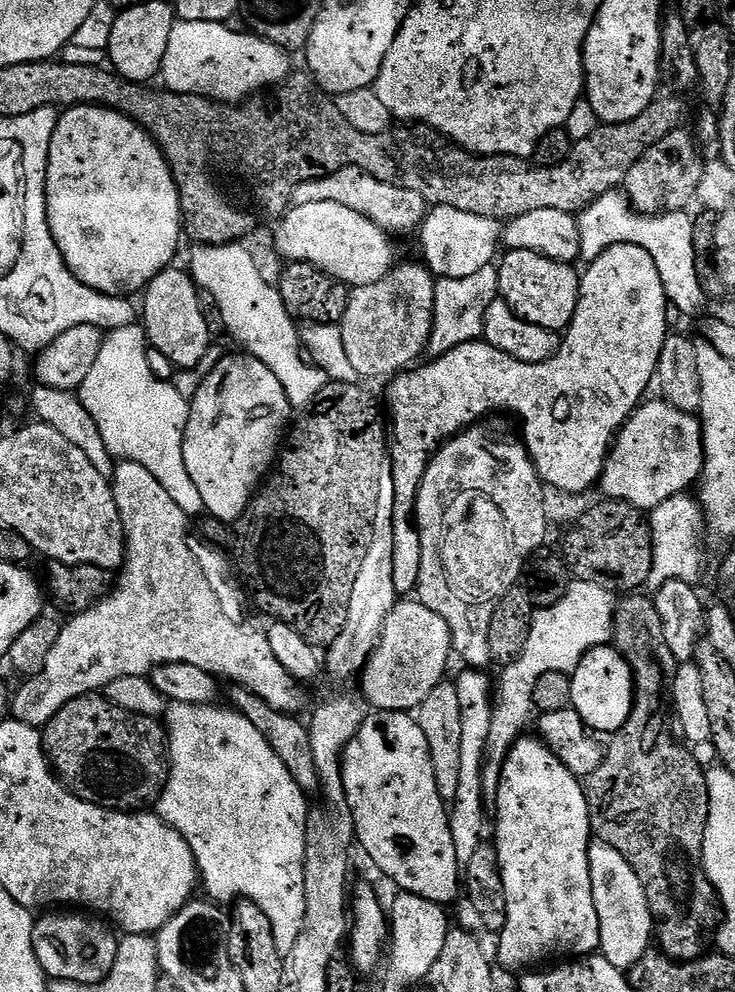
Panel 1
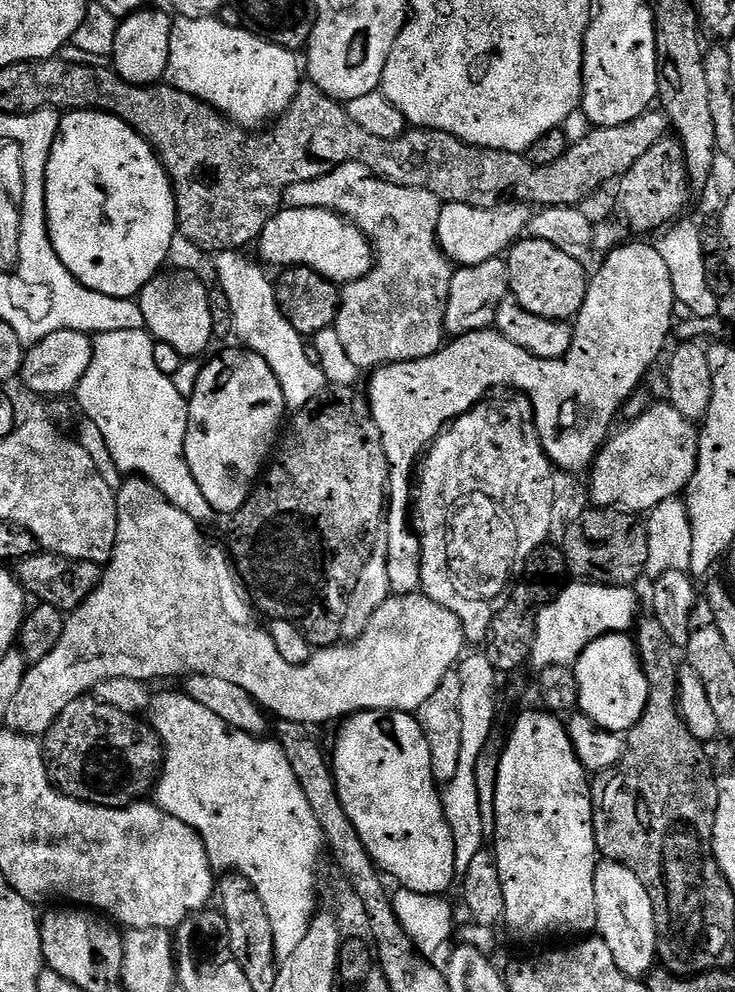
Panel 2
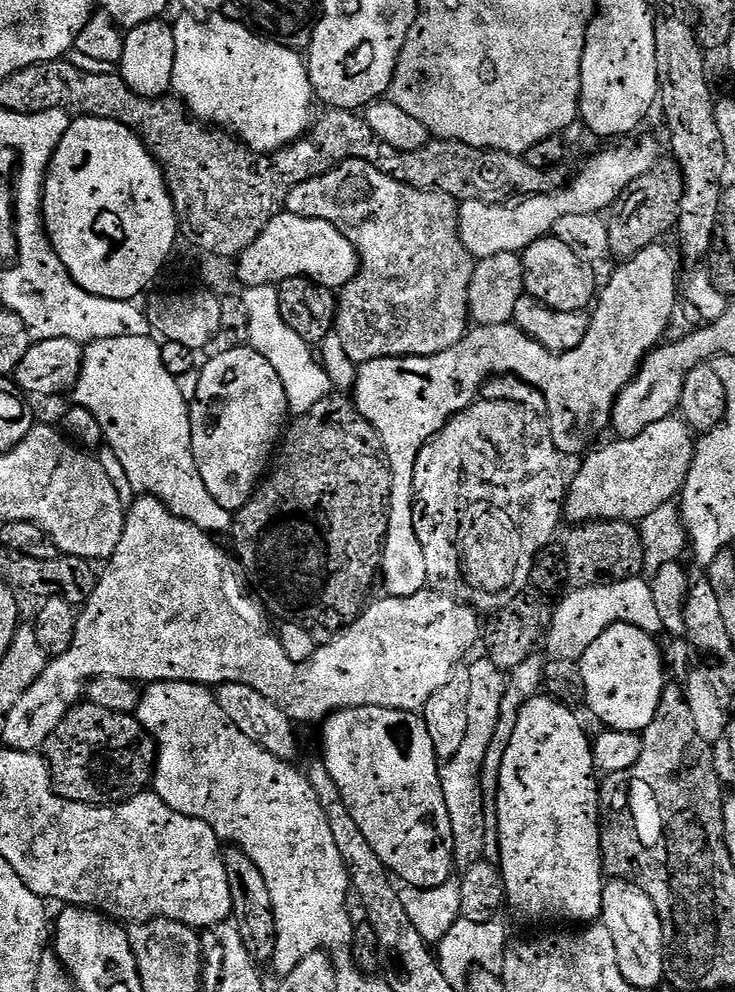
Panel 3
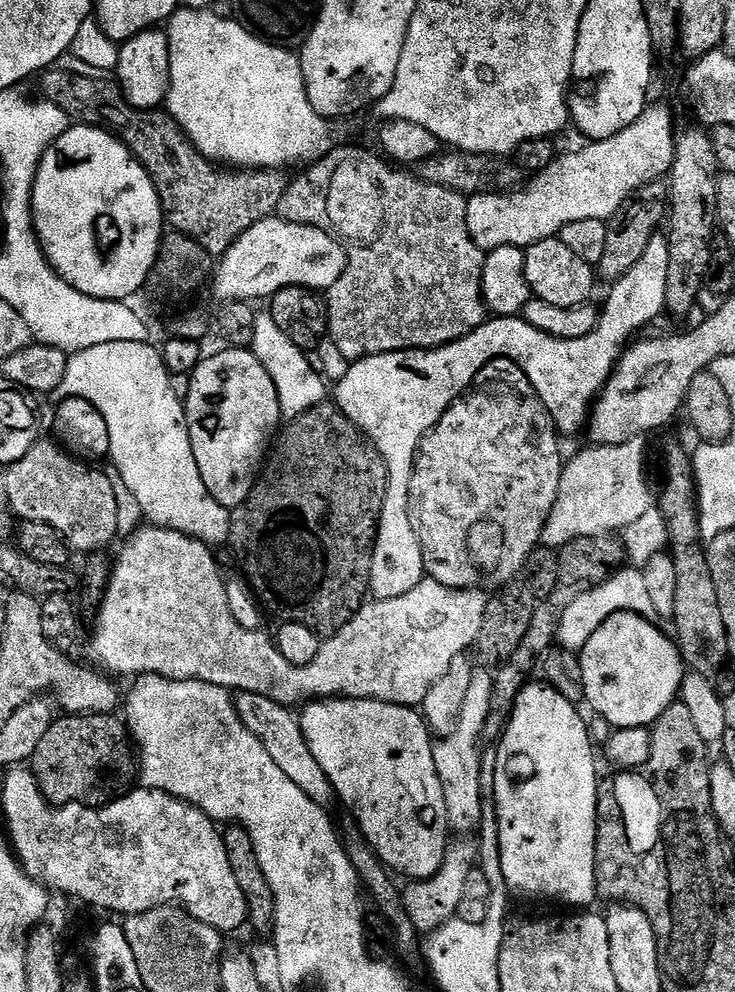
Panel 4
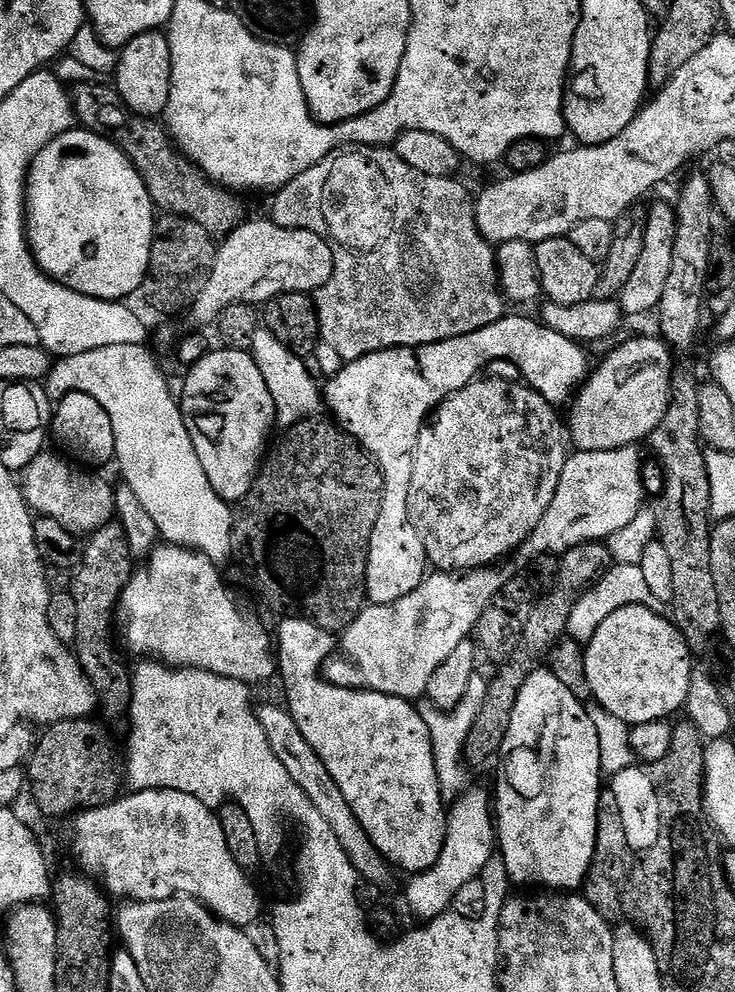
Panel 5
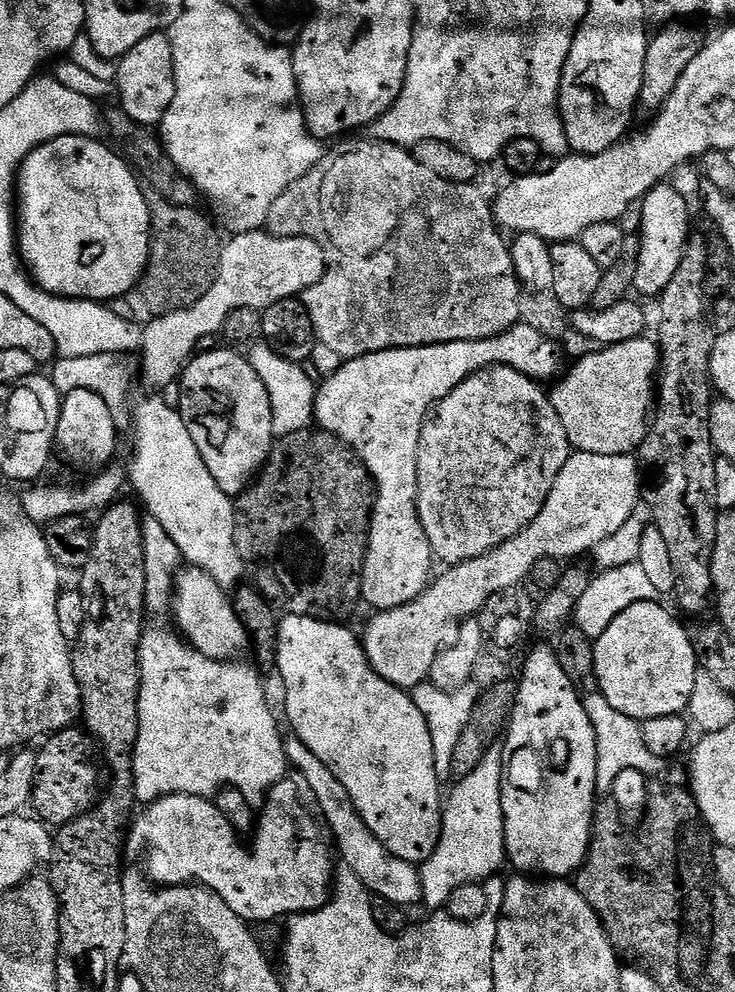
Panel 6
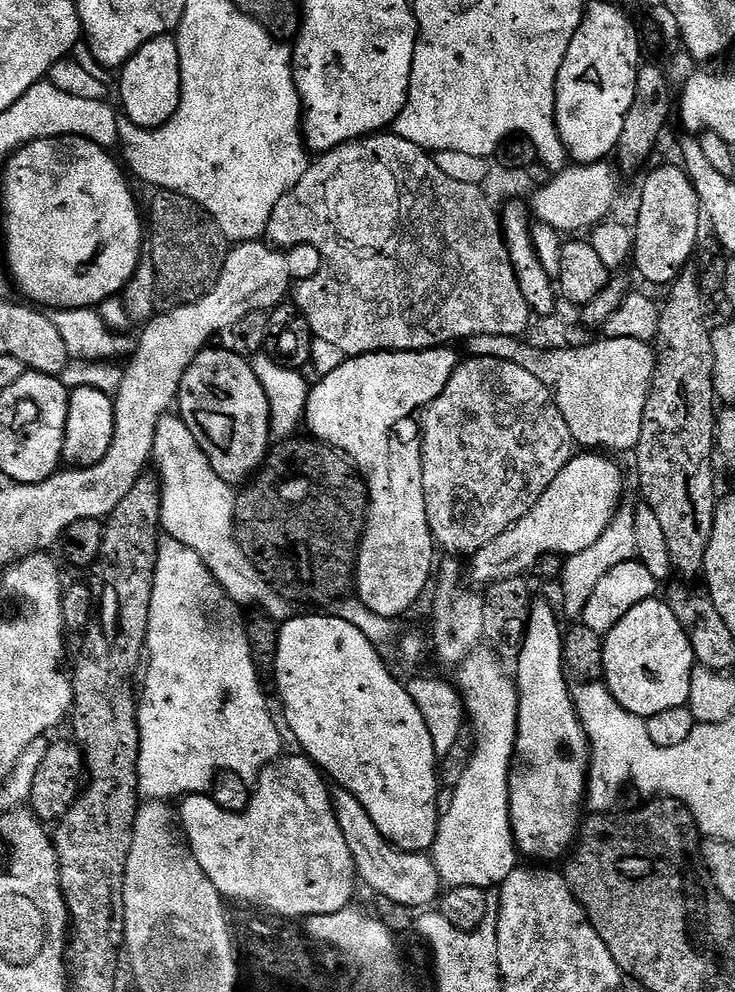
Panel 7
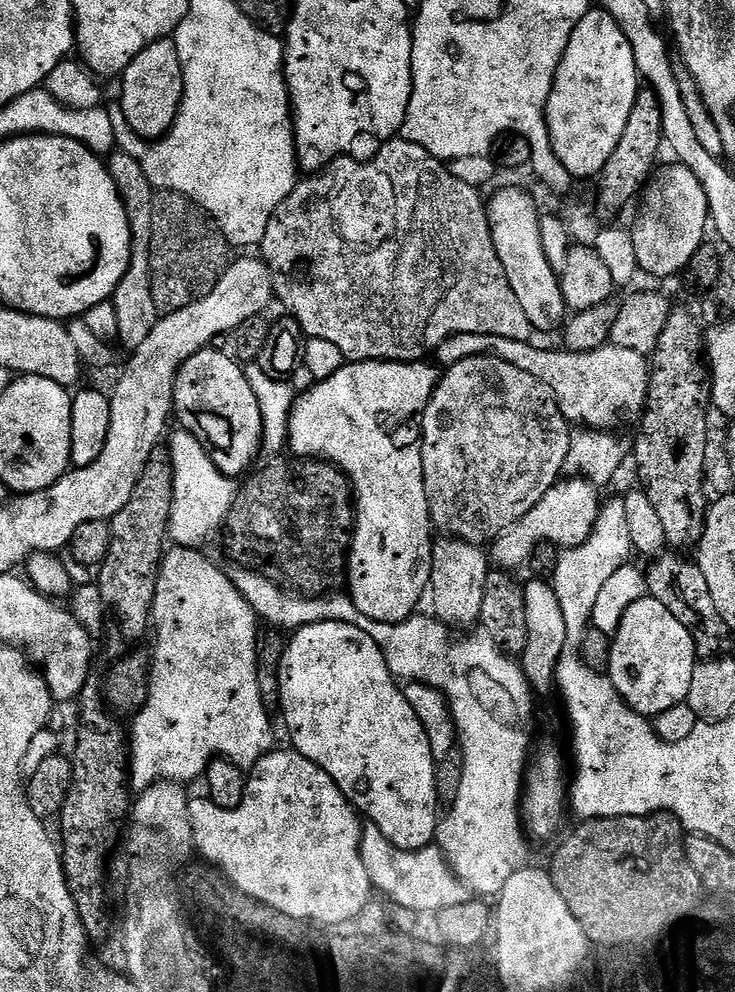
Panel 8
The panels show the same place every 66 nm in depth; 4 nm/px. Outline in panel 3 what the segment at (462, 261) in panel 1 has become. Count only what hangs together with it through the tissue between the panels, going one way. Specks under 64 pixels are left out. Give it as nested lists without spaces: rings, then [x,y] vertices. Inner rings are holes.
[[[616,142],[613,148],[604,148],[597,156],[592,156],[576,172],[576,177],[569,179],[564,187],[557,192],[545,192],[542,196],[526,196],[515,202],[503,204],[487,204],[477,200],[466,200],[458,208],[458,240],[465,252],[473,258],[485,260],[494,254],[503,252],[523,253],[534,242],[545,239],[552,227],[558,222],[558,218],[567,218],[570,214],[590,214],[595,216],[611,209],[619,200],[624,188],[634,182],[642,174],[653,167],[654,160],[648,157],[648,148],[644,144],[624,144],[628,142]]]

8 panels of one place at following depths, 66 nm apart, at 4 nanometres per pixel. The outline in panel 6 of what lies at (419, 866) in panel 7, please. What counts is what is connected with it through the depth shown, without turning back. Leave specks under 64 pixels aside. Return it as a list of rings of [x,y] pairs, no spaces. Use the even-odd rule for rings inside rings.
[[[292,734],[285,739],[284,749],[288,755],[289,765],[295,771],[296,768],[300,771],[299,779],[302,781],[303,787],[307,791],[308,788],[312,791],[312,796],[316,799],[317,806],[320,807],[319,815],[334,841],[335,851],[338,853],[339,859],[340,856],[344,859],[343,867],[354,870],[354,874],[358,874],[358,878],[368,887],[368,891],[373,897],[381,896],[382,899],[389,900],[392,904],[412,904],[415,900],[417,903],[421,899],[419,867],[402,858],[394,858],[390,854],[390,850],[386,850],[382,846],[382,842],[378,842],[378,838],[374,838],[374,834],[368,829],[366,822],[362,822],[350,794],[346,794],[346,786],[342,786],[342,782],[338,782],[338,778],[334,778],[334,774],[330,774],[330,766],[326,766],[326,762],[321,762],[314,755],[314,750],[310,750],[310,746],[306,746],[306,742],[302,742]]]

